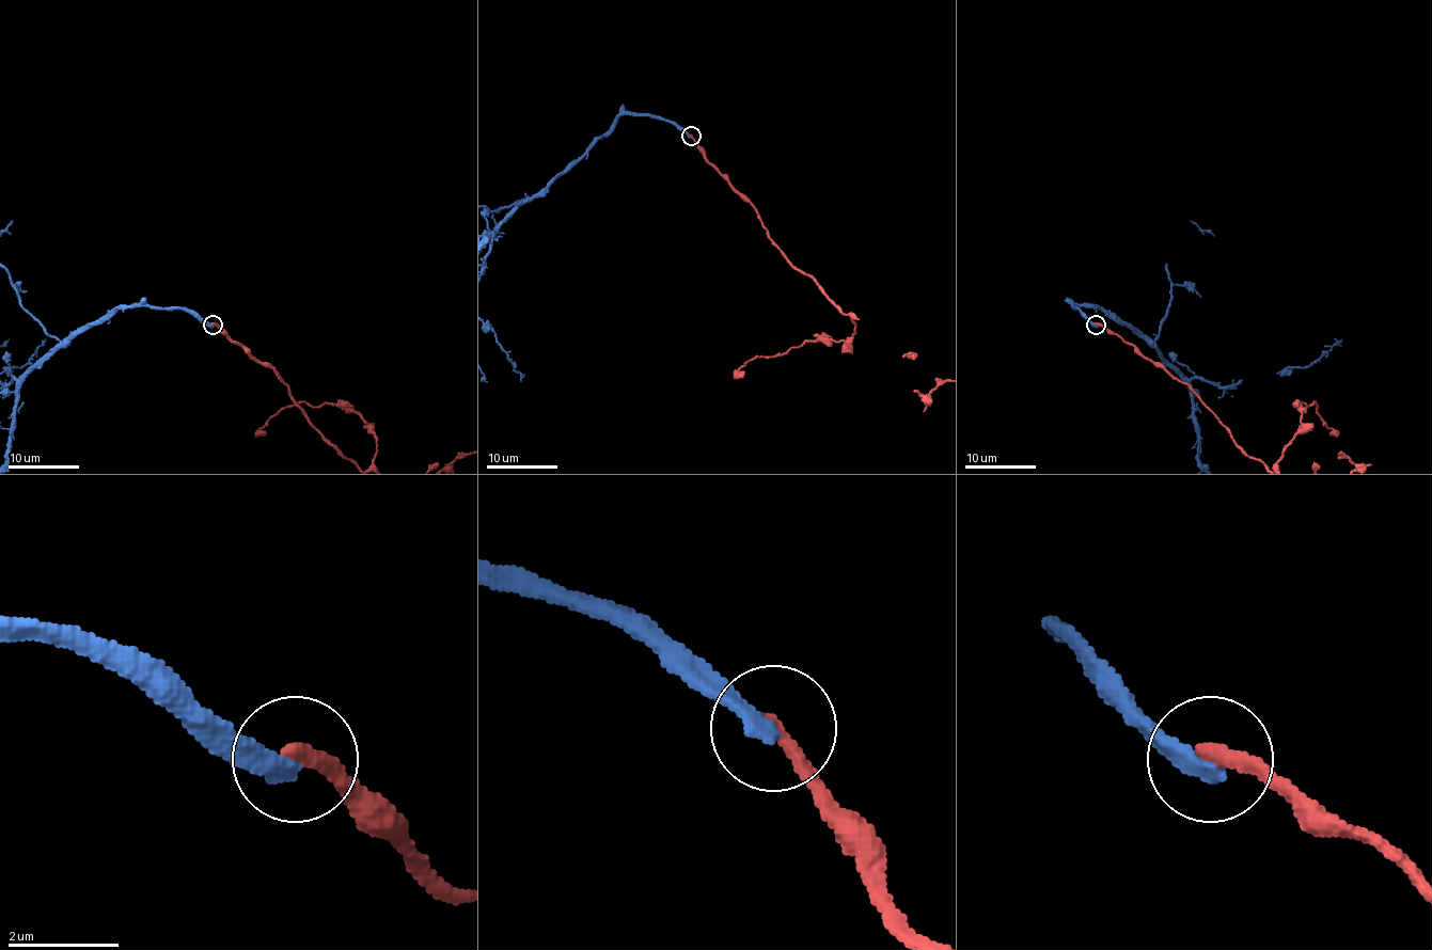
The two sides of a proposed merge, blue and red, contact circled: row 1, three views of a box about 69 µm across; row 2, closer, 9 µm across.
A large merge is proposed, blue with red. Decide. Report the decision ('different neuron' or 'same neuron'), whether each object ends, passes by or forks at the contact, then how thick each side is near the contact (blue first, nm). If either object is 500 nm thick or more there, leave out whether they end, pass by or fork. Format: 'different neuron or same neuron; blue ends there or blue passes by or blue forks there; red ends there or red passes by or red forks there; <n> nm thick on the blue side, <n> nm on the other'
different neuron; blue ends there; red ends there; 320 nm thick on the blue side, 300 nm on the other

